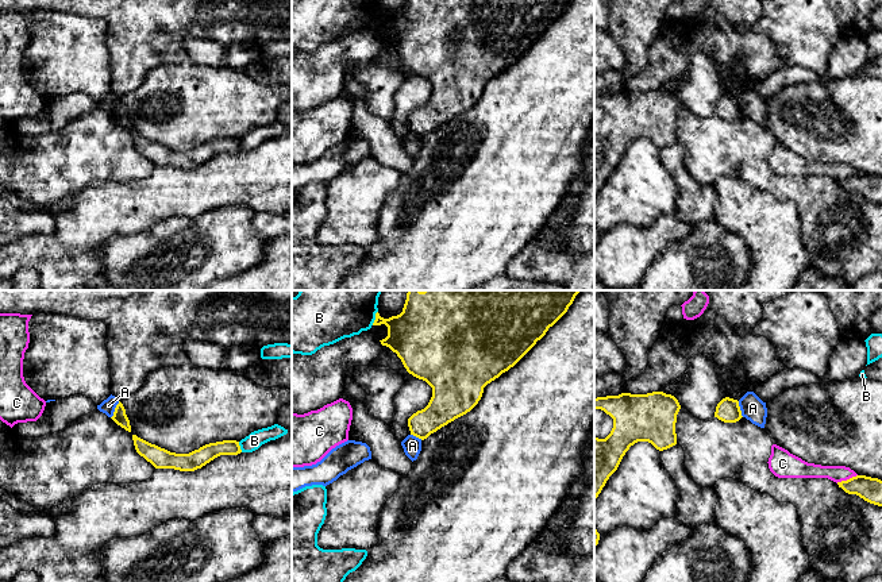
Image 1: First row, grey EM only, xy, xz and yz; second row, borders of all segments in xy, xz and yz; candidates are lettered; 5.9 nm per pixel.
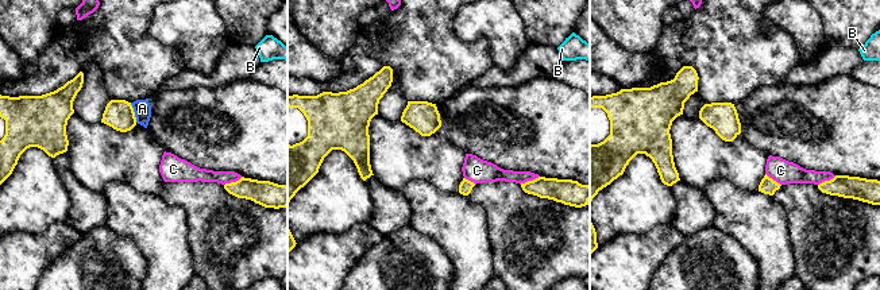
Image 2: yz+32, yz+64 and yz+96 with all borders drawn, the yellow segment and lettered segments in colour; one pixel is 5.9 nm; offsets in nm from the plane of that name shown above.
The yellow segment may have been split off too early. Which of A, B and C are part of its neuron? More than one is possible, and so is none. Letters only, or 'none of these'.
none of these

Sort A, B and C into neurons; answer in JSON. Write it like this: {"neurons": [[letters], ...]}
{"neurons": [["A"], ["B"], ["C"]]}

